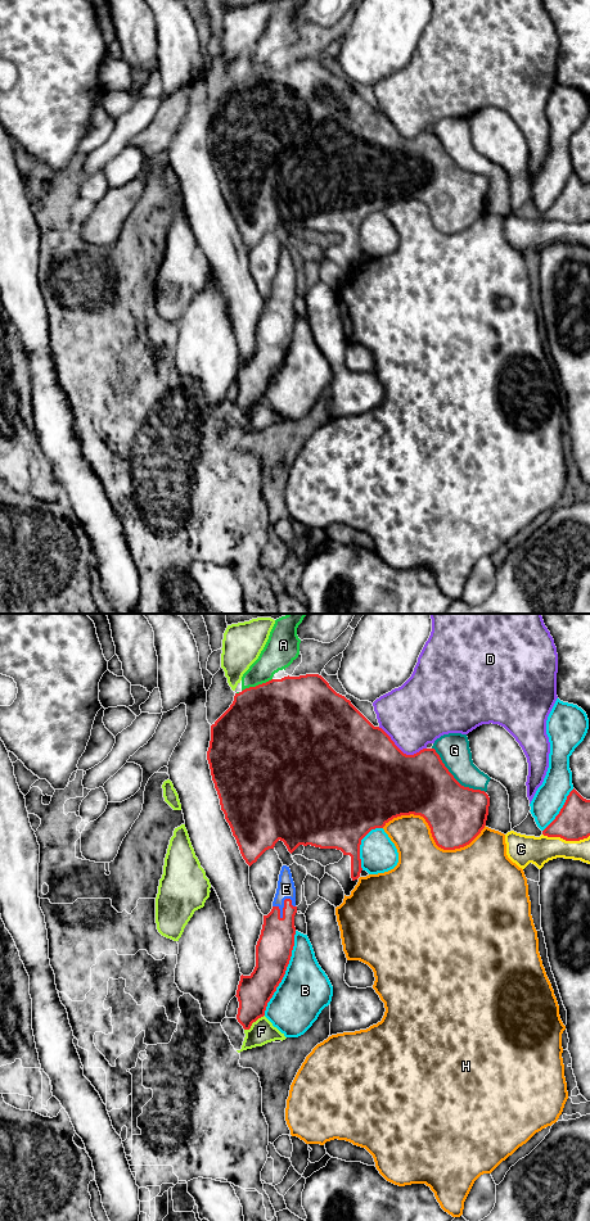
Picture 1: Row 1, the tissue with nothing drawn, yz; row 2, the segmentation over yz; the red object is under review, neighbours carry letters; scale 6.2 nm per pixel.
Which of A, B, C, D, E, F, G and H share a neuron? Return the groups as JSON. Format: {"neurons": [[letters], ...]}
{"neurons": [["A"], ["B"], ["C"], ["D"], ["E"], ["F"], ["G"], ["H"]]}

